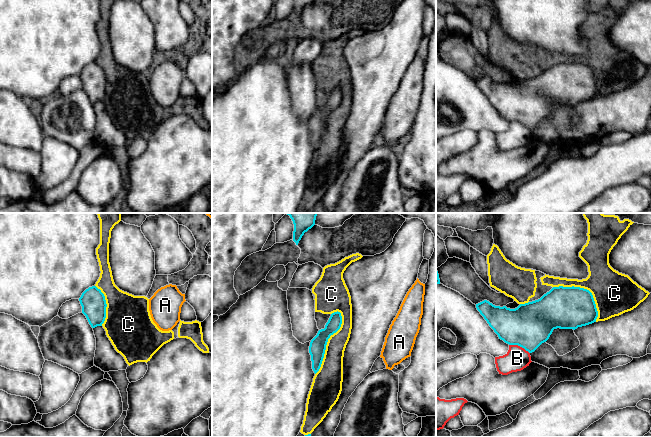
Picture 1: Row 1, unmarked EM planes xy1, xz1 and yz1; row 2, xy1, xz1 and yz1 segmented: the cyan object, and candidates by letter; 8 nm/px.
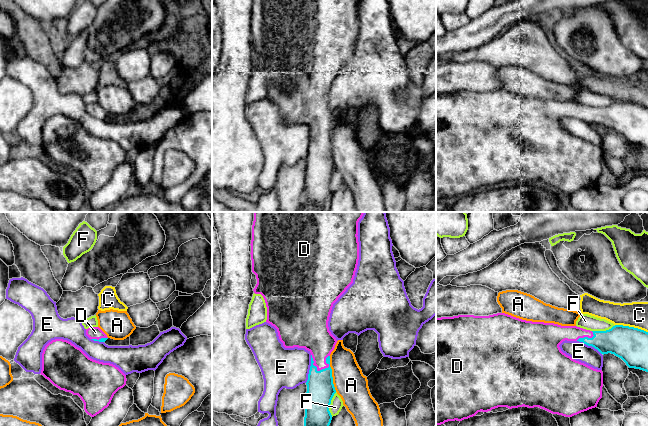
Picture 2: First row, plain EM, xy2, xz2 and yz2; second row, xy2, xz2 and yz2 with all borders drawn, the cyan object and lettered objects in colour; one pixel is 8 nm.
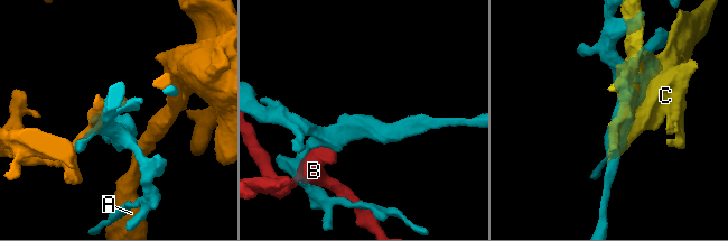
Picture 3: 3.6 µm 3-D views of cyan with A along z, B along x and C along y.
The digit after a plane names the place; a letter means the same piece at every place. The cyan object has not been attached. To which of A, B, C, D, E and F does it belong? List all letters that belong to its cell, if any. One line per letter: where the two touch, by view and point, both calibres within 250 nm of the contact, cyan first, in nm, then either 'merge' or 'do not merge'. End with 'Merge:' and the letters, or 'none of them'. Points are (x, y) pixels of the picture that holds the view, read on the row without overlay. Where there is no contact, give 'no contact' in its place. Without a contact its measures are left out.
A: xz2 (331, 150) | 220/260 nm | do not merge
B: yz1 (519, 121) | 360/190 nm | do not merge
C: xz1 (327, 117) | 130/190 nm | do not merge
D: xz2 (316, 144) | 220/240 nm | merge
E: xz2 (310, 145) | 220/320 nm | do not merge
F: xz2 (330, 179) | 220/100 nm | do not merge
Merge: D

